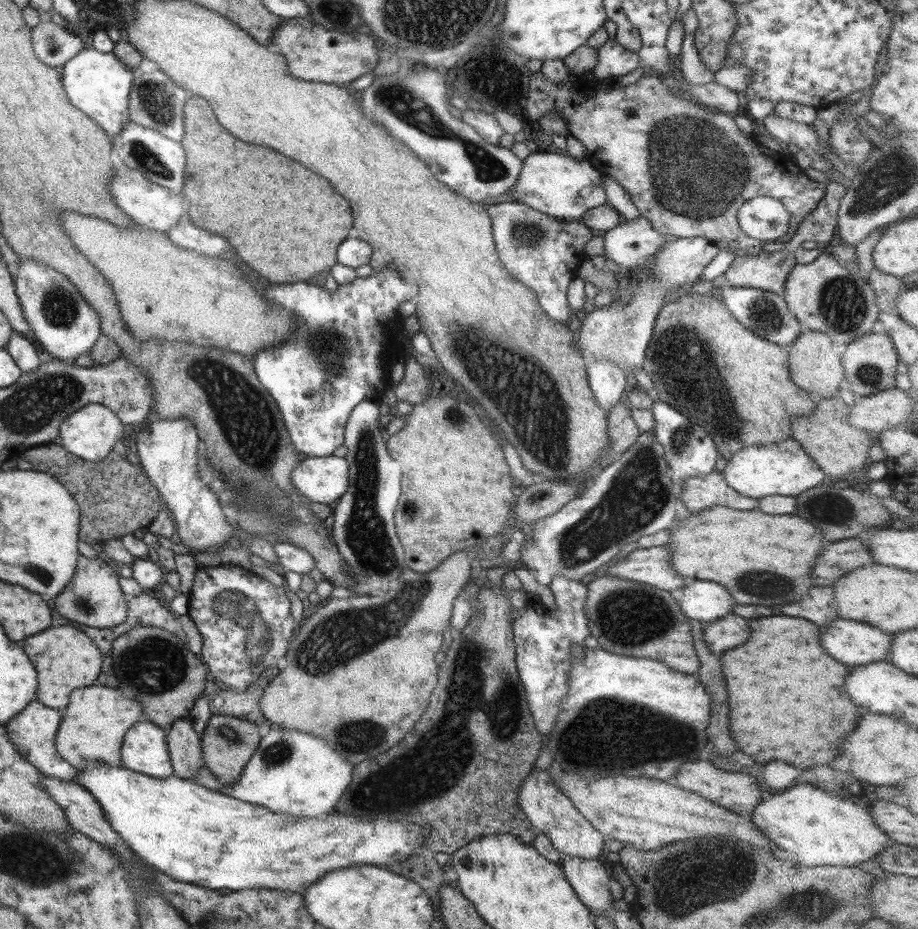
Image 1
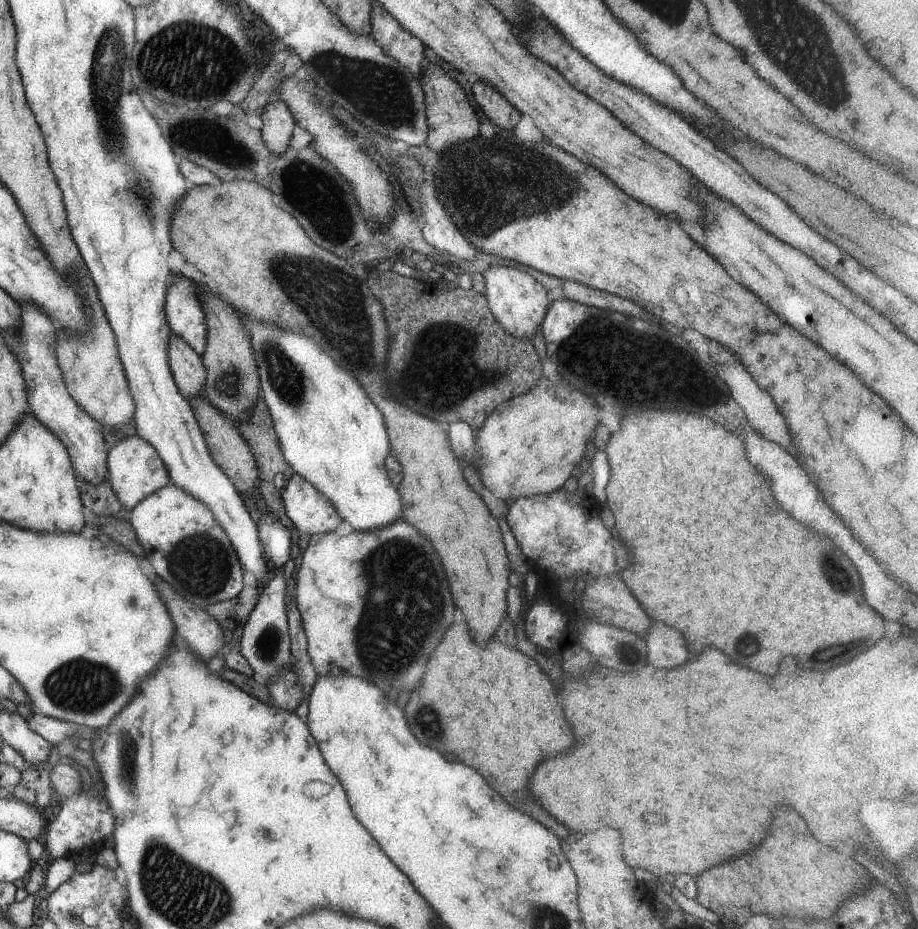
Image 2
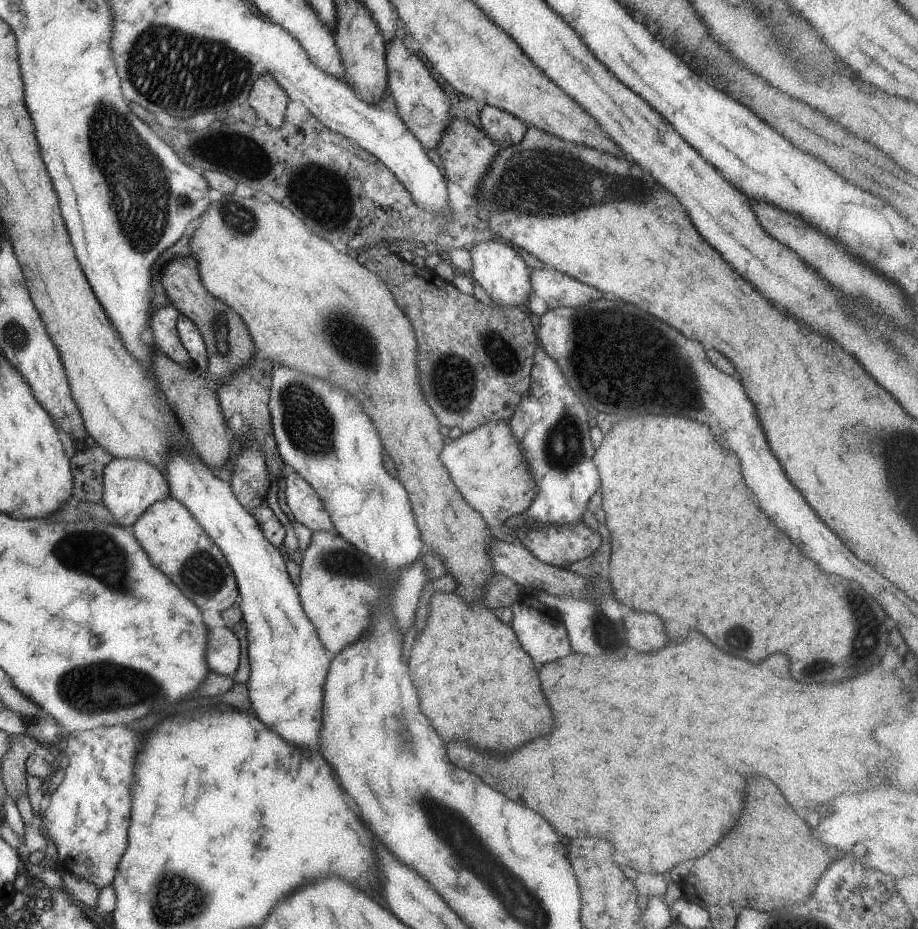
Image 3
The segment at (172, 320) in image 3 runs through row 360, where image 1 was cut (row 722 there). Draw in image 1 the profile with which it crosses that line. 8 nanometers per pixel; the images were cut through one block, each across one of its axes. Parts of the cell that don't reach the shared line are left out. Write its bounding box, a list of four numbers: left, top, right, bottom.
[165,718,205,781]

